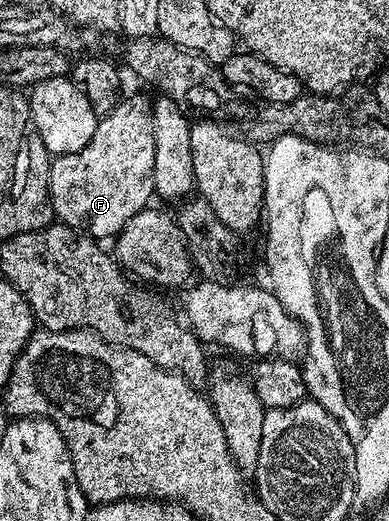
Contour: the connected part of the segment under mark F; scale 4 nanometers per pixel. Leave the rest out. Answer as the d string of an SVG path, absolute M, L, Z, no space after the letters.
M122 101L110 115L102 115L97 120L95 137L79 153L56 156L49 164L49 196L53 214L60 222L75 229L86 228L87 233L96 233L108 240L135 217L135 213L150 206L149 198L154 198L153 170L155 169L155 137L153 120L140 119L133 107Z

